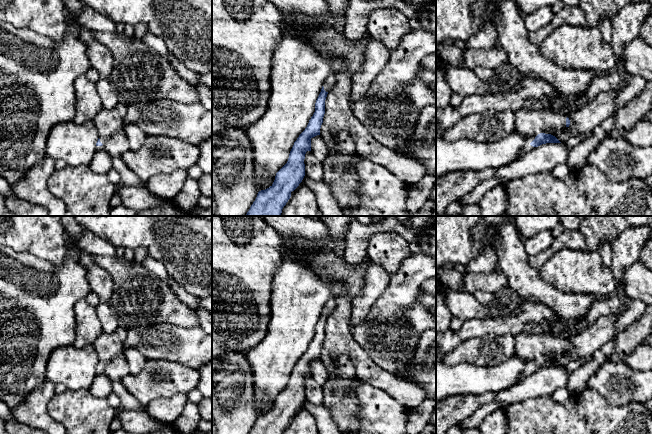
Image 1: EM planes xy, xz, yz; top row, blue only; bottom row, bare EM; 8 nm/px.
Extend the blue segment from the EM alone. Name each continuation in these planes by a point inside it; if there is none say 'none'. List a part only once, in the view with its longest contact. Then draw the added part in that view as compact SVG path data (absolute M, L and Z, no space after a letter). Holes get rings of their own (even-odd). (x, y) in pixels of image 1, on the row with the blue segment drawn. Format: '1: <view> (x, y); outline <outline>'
1: yz (529, 123); outline M524 110L516 112L516 126L518 133L524 137L525 145L520 156L534 149L530 143L540 133L552 134L566 127L566 115L546 110Z

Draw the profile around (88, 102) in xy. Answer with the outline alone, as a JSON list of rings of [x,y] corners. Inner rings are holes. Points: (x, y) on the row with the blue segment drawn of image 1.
[[[81,75],[75,80],[74,87],[76,107],[73,121],[76,124],[82,124],[88,120],[93,120],[94,116],[103,109],[96,84],[85,75]]]

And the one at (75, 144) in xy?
[[[73,120],[54,126],[47,138],[46,154],[70,166],[89,166],[97,151],[99,134],[93,120],[76,124]]]

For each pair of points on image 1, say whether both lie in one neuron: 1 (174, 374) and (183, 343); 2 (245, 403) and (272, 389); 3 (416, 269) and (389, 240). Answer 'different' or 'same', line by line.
1: different
2: different
3: different

